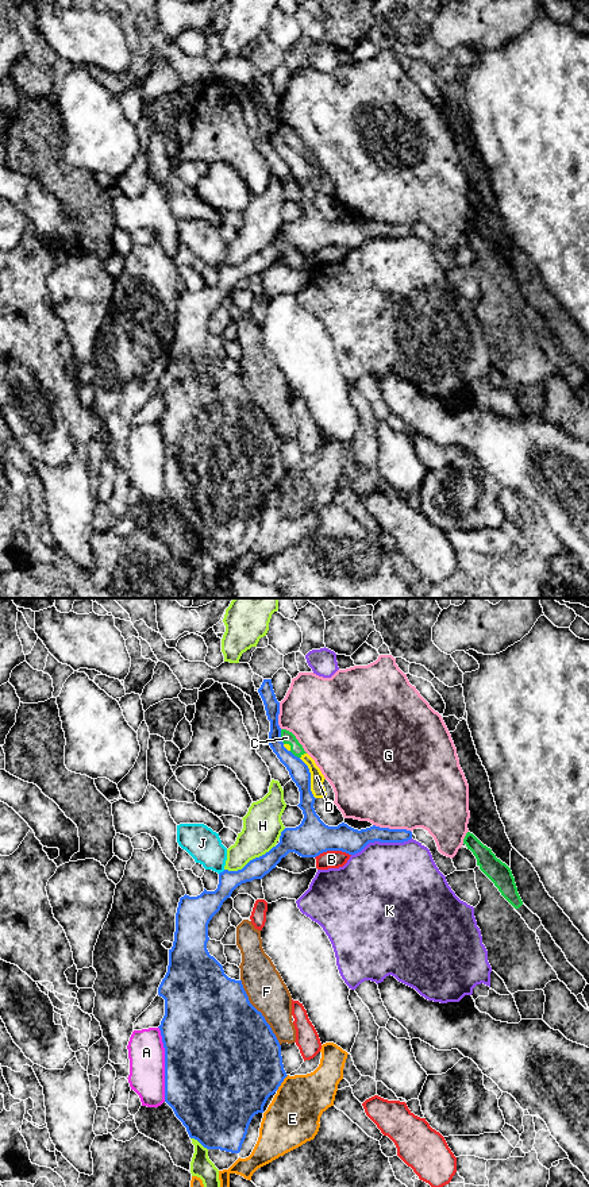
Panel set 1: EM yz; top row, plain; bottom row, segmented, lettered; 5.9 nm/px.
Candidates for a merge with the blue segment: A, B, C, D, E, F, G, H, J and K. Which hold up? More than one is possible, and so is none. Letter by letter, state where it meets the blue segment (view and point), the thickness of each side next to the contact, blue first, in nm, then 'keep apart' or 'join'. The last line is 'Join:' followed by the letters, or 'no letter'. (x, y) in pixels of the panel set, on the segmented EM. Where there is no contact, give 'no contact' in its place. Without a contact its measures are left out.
A: yz (165, 1064) | 500/220 nm | keep apart
B: yz (333, 850) | 220/110 nm | keep apart
C: yz (280, 736) | 120/80 nm | keep apart
D: yz (310, 778) | 120/80 nm | keep apart
E: yz (281, 1082) | 480/320 nm | keep apart
F: yz (261, 1013) | 500/240 nm | keep apart
G: yz (392, 829) | 150/480 nm | keep apart
H: yz (250, 860) | 120/240 nm | keep apart
J: yz (223, 871) | 160/200 nm | keep apart
K: yz (381, 841) | 160/480 nm | keep apart
Join: no letter

